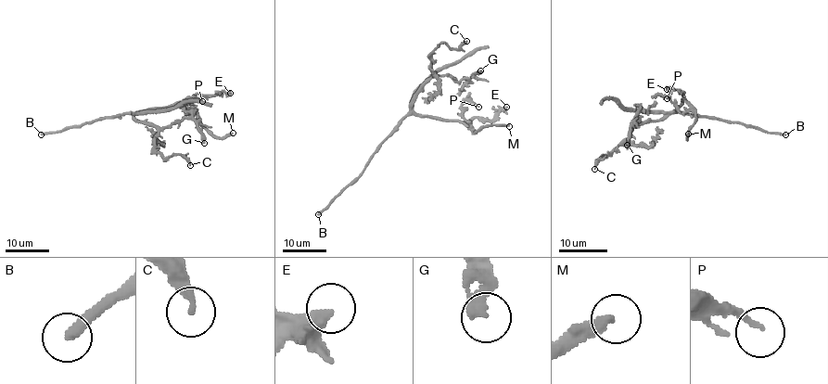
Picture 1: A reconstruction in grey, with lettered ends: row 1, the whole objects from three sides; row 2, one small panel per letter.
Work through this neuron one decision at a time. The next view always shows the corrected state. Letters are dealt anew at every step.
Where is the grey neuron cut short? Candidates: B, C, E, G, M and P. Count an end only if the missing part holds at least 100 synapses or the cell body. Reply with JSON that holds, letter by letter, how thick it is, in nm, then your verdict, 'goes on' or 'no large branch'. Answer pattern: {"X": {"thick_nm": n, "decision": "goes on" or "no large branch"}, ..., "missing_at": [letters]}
{"B": {"thick_nm": 320, "decision": "goes on"}, "C": {"thick_nm": 240, "decision": "no large branch"}, "E": {"thick_nm": 440, "decision": "no large branch"}, "G": {"thick_nm": 280, "decision": "no large branch"}, "M": {"thick_nm": 280, "decision": "goes on"}, "P": {"thick_nm": 160, "decision": "no large branch"}, "missing_at": ["B", "M"]}

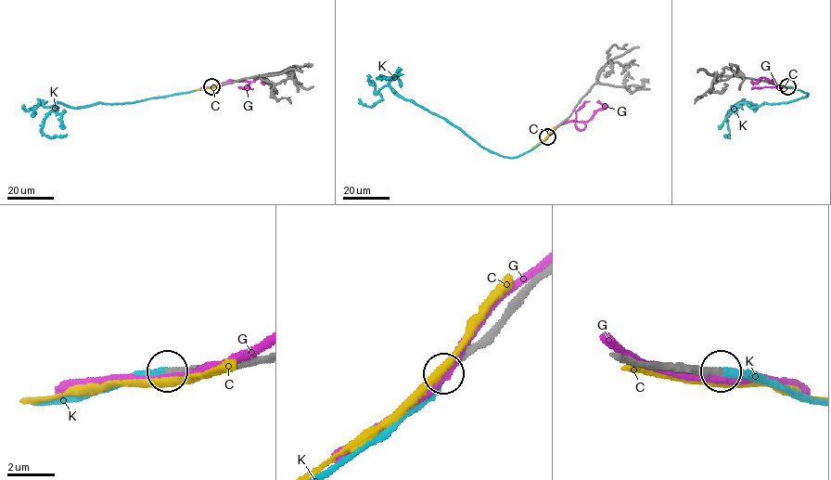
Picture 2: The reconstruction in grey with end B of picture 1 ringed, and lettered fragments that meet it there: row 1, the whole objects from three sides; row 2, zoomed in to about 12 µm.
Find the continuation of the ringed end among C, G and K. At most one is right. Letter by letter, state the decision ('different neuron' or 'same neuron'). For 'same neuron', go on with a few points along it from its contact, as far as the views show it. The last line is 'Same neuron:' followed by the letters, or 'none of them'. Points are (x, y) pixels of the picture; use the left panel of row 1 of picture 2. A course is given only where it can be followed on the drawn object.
C: different neuron
G: different neuron
K: same neuron; course (211, 86), (131, 103), (94, 103), (78, 108), (57, 103), (44, 120), (42, 131), (48, 137), (67, 135)
Same neuron: K

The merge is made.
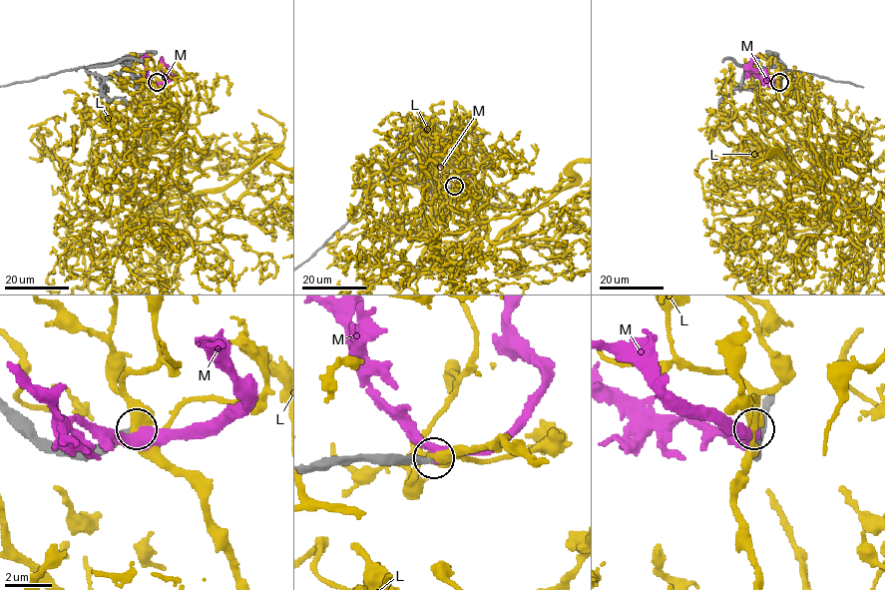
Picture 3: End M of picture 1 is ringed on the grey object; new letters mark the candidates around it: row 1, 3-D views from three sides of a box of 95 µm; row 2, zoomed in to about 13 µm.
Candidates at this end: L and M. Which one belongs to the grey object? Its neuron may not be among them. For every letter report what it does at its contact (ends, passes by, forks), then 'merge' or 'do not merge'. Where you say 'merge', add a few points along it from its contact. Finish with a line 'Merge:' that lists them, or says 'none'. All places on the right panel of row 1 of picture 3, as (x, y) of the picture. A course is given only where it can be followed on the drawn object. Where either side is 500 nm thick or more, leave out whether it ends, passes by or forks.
L: it passes by; do not merge
M: it passes by; merge; course (780, 82), (760, 78), (752, 70), (754, 58), (760, 54)
Merge: M

